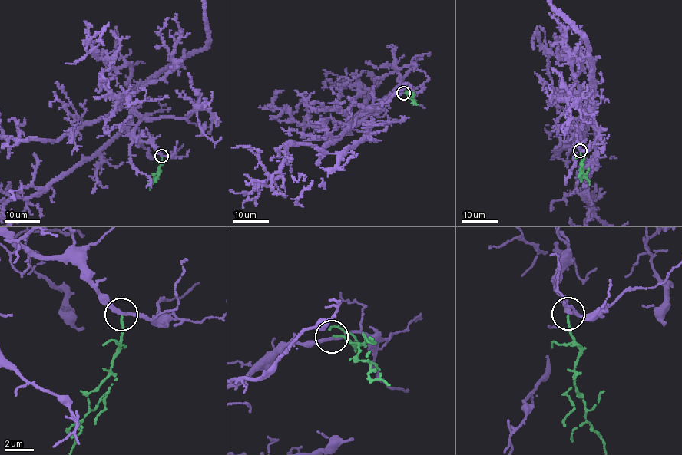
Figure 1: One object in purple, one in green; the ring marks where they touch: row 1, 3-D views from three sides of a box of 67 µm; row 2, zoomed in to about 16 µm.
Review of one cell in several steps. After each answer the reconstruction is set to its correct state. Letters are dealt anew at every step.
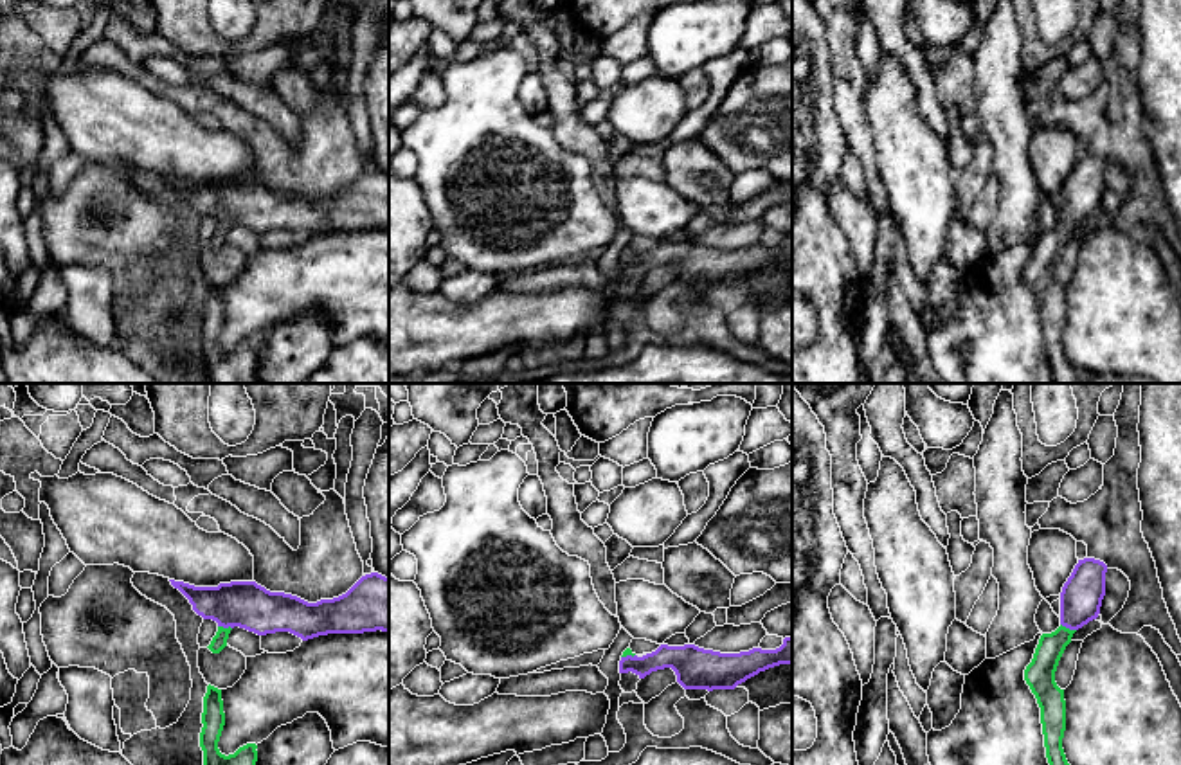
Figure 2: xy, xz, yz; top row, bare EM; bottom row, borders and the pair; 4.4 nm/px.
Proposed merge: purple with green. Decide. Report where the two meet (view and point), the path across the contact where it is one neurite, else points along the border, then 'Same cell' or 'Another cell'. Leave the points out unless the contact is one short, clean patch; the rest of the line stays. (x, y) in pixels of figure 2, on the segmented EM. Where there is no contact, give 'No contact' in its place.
Touches purple at yz (1068, 627). Path across: yz (1081, 598), (1068, 627), (1050, 648), (1039, 674). Same cell

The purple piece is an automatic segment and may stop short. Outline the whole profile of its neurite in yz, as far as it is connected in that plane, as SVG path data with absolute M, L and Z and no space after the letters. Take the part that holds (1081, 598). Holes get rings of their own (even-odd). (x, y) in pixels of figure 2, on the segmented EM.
M1095 558L1078 560L1060 592L1060 626L1042 634L1024 680L1041 707L1046 758L1050 765L1069 765L1062 749L1066 731L1064 689L1055 682L1059 661L1073 634L1096 619L1105 596L1107 565Z

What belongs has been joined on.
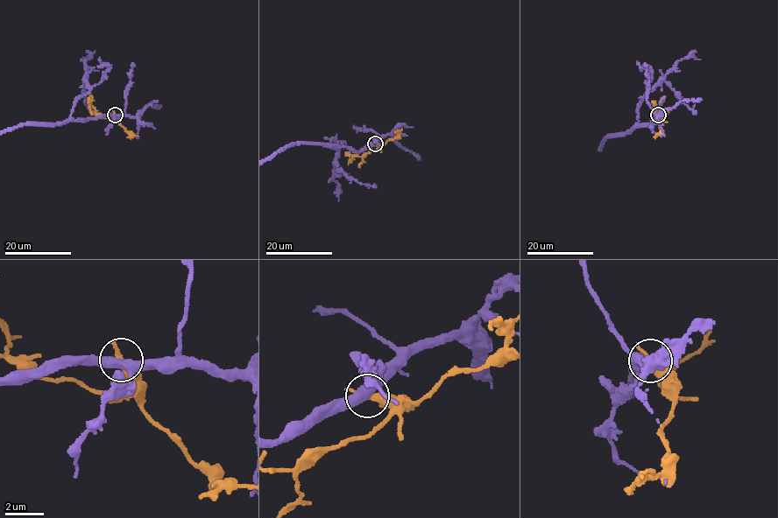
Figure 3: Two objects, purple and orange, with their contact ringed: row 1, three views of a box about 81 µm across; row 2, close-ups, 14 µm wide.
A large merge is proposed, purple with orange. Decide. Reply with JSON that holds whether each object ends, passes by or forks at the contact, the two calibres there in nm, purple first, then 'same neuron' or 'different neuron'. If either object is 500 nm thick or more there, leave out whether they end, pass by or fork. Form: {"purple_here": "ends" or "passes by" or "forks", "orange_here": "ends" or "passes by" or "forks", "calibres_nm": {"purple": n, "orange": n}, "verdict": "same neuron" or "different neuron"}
{"purple_here": "forks", "orange_here": "ends", "calibres_nm": {"purple": 400, "orange": 380}, "verdict": "different neuron"}

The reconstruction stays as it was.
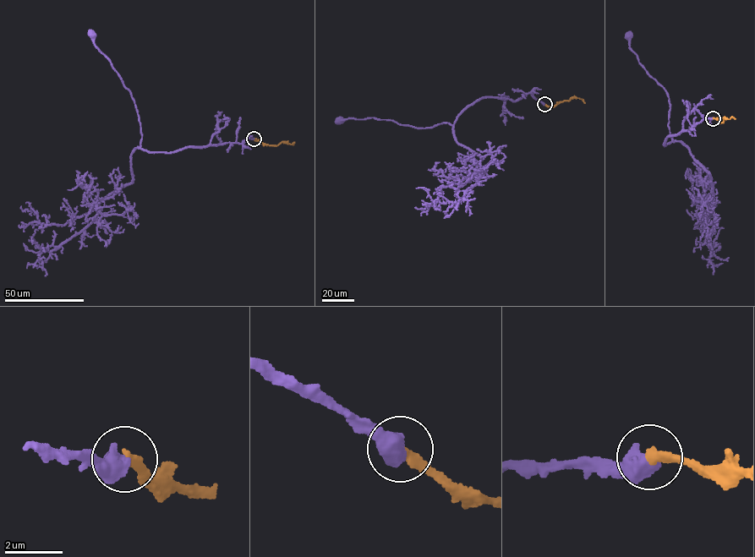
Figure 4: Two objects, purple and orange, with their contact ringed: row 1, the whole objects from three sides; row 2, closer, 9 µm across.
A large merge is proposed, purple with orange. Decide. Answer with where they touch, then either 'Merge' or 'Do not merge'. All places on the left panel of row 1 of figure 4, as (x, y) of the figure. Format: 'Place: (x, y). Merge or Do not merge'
Place: (254, 139). Merge

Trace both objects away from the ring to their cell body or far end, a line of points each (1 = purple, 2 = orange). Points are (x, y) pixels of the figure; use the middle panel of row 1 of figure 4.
1: (544, 104), (531, 93), (516, 101), (484, 96), (467, 106), (453, 125), (421, 128), (374, 117), (340, 119)
2: (544, 104), (551, 106), (574, 97), (582, 99), (584, 102)

